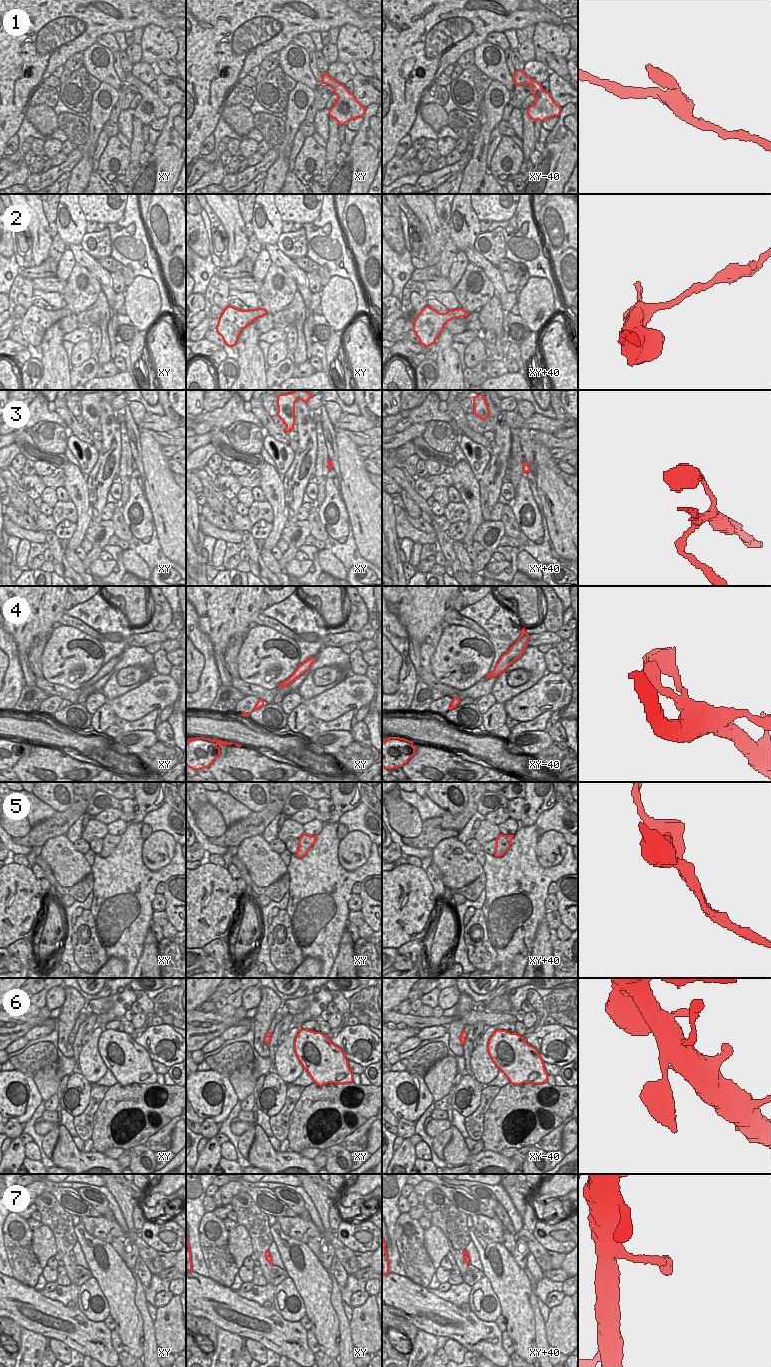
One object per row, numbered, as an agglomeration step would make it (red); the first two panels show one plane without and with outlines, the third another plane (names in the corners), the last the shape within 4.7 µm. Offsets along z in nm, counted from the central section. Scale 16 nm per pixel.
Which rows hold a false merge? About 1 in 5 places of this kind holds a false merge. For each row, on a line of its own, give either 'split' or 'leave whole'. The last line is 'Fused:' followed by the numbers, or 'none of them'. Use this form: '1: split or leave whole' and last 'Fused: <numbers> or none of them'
1: leave whole
2: leave whole
3: leave whole
4: leave whole
5: leave whole
6: leave whole
7: leave whole
Fused: none of them

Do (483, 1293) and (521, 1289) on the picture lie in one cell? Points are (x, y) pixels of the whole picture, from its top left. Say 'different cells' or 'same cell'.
different cells

